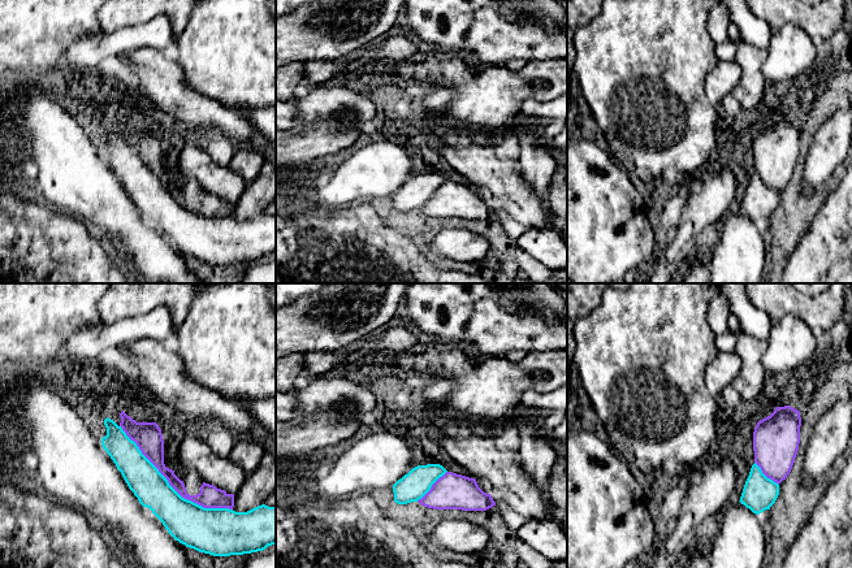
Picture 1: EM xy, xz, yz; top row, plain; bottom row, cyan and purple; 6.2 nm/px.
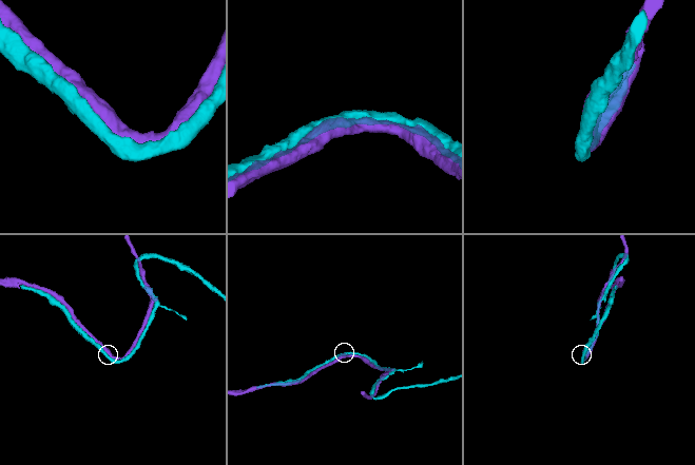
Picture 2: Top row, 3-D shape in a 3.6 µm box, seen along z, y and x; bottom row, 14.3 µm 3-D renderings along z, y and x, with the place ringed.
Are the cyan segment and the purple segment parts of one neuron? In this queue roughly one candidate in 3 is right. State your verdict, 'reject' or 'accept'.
accept

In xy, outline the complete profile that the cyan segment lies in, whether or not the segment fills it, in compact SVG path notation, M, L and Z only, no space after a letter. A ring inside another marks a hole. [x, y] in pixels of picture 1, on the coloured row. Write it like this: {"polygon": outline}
{"polygon": "M124 411L120 417L118 425L108 417L104 420L107 435L101 438L101 446L139 503L152 511L176 541L213 556L251 554L276 545L276 507L261 504L247 512L235 512L234 494L206 482L199 494L190 495L183 481L164 464L164 441L159 425L137 422Z"}

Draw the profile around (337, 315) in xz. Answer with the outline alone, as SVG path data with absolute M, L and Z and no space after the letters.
M326 283L312 295L276 309L276 355L334 352L353 342L364 342L390 322L410 283Z

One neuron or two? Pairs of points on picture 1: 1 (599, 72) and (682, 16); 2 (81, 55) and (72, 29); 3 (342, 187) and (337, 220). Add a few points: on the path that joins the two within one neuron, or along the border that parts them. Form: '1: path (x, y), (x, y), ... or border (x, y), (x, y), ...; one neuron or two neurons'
1: path (619, 68), (661, 26); one neuron
2: border (102, 31), (82, 34), (65, 51), (60, 65); two neurons
3: border (311, 196), (320, 204), (340, 208); two neurons

